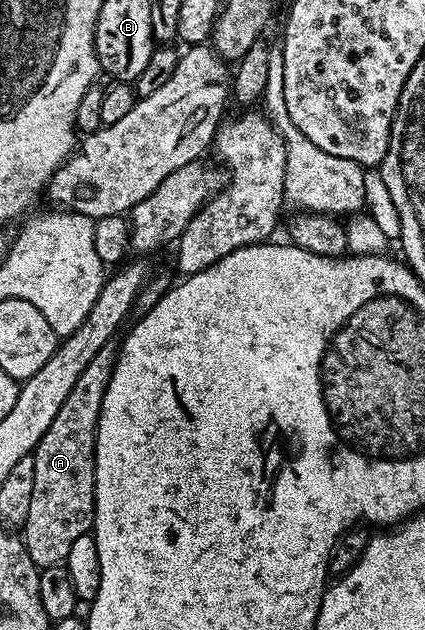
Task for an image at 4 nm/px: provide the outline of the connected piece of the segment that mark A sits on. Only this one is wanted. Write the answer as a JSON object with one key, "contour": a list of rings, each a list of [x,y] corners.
{"contour":[[[116,342],[103,345],[95,357],[79,373],[67,401],[55,413],[55,421],[33,450],[35,486],[31,492],[31,513],[23,528],[25,548],[38,569],[64,564],[71,544],[78,537],[93,530],[95,513],[95,449],[97,448],[97,422],[107,393],[107,385],[117,364]]]}

